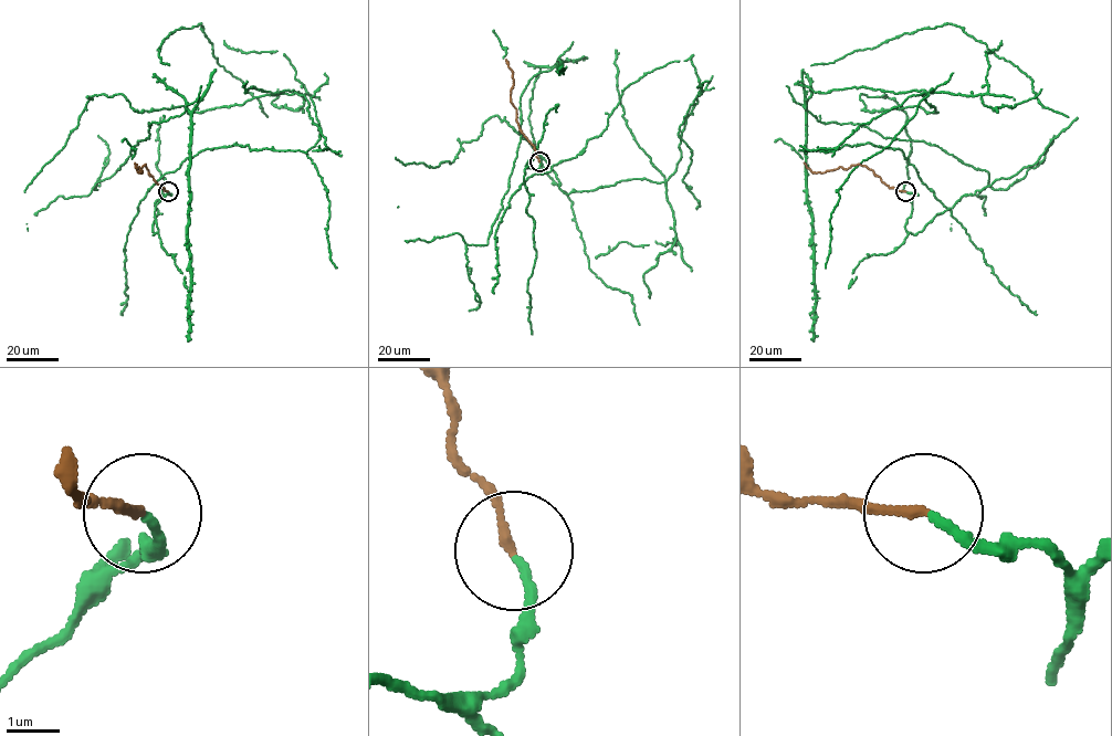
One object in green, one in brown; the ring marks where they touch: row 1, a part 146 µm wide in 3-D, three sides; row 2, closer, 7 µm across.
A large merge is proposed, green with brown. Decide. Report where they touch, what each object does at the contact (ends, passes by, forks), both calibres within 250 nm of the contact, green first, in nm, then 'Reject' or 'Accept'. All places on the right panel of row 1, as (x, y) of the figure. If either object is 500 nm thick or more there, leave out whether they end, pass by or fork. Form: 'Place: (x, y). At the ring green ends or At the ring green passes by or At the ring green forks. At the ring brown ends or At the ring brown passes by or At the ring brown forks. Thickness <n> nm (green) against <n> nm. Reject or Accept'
Place: (905, 191). At the ring green ends. At the ring brown ends. Thickness 150 nm (green) against 160 nm. Accept

